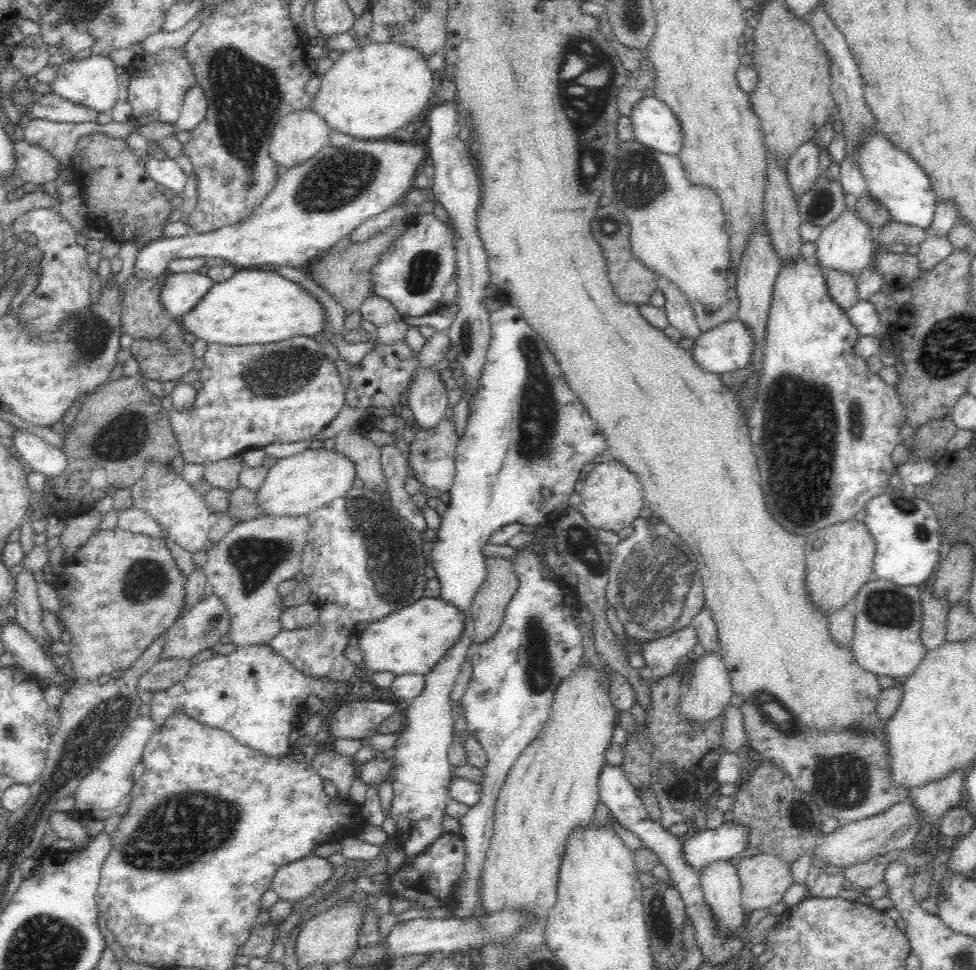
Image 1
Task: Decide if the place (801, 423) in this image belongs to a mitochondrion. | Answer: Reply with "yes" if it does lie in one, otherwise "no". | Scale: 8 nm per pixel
yes

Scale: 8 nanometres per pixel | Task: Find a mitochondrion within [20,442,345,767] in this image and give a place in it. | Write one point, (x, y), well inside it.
(254, 559)

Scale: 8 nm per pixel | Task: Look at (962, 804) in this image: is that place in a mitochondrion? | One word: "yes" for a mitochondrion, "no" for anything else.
no

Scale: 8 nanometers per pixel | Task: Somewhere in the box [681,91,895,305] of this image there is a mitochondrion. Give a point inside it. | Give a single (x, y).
(823, 200)

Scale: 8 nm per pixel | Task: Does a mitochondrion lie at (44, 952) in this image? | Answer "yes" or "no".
yes

